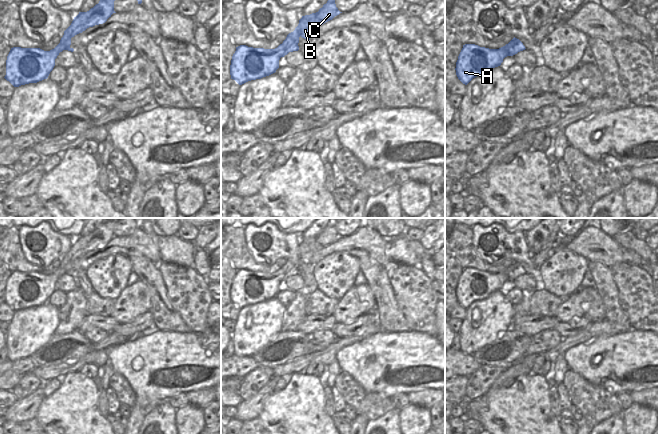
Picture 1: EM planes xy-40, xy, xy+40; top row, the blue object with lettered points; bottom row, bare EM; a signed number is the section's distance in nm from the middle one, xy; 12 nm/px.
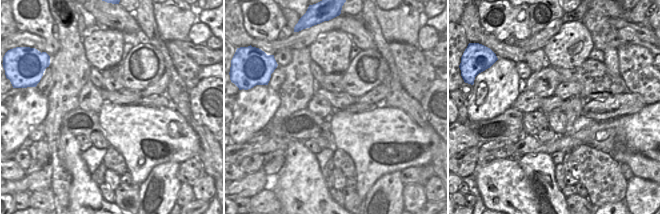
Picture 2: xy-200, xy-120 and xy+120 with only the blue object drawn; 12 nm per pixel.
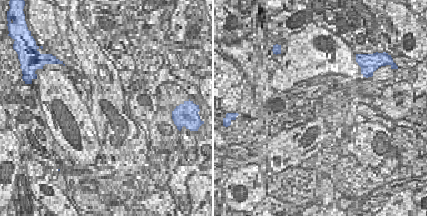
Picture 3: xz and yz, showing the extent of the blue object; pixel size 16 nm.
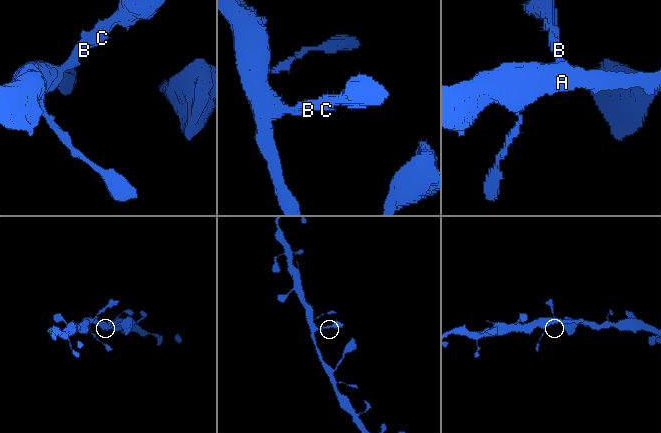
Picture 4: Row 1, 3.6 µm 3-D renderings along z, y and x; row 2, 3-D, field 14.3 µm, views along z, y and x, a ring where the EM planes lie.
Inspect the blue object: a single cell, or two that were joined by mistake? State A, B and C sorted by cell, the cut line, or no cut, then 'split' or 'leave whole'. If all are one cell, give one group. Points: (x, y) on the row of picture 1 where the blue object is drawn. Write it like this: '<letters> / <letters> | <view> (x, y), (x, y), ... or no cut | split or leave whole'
A B C | no cut | leave whole

